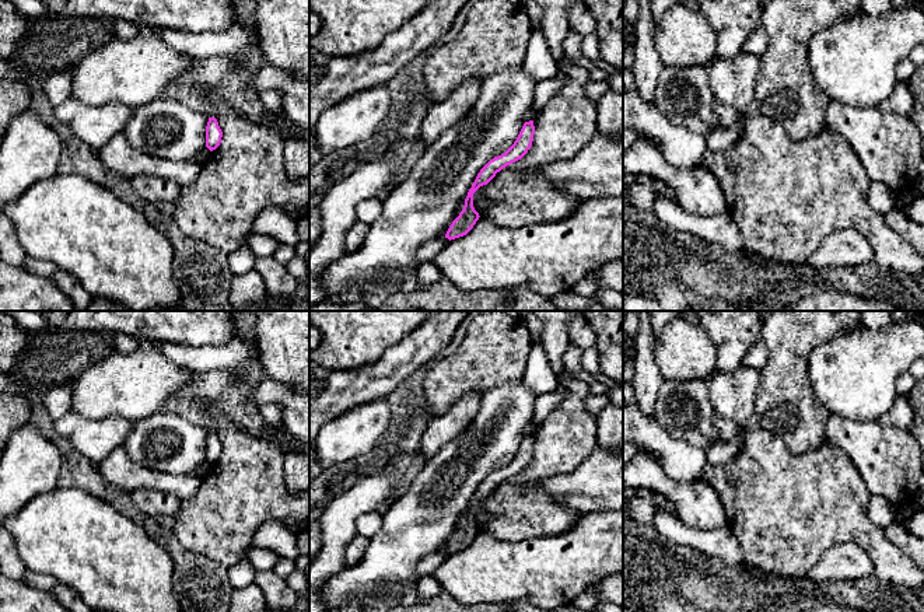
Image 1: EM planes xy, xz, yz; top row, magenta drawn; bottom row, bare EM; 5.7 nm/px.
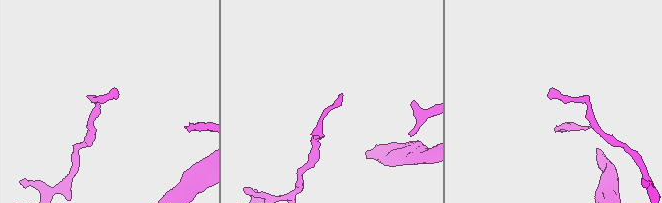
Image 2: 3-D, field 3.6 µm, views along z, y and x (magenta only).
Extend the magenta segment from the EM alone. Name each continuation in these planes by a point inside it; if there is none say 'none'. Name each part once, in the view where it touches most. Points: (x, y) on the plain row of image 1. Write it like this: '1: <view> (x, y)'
none

